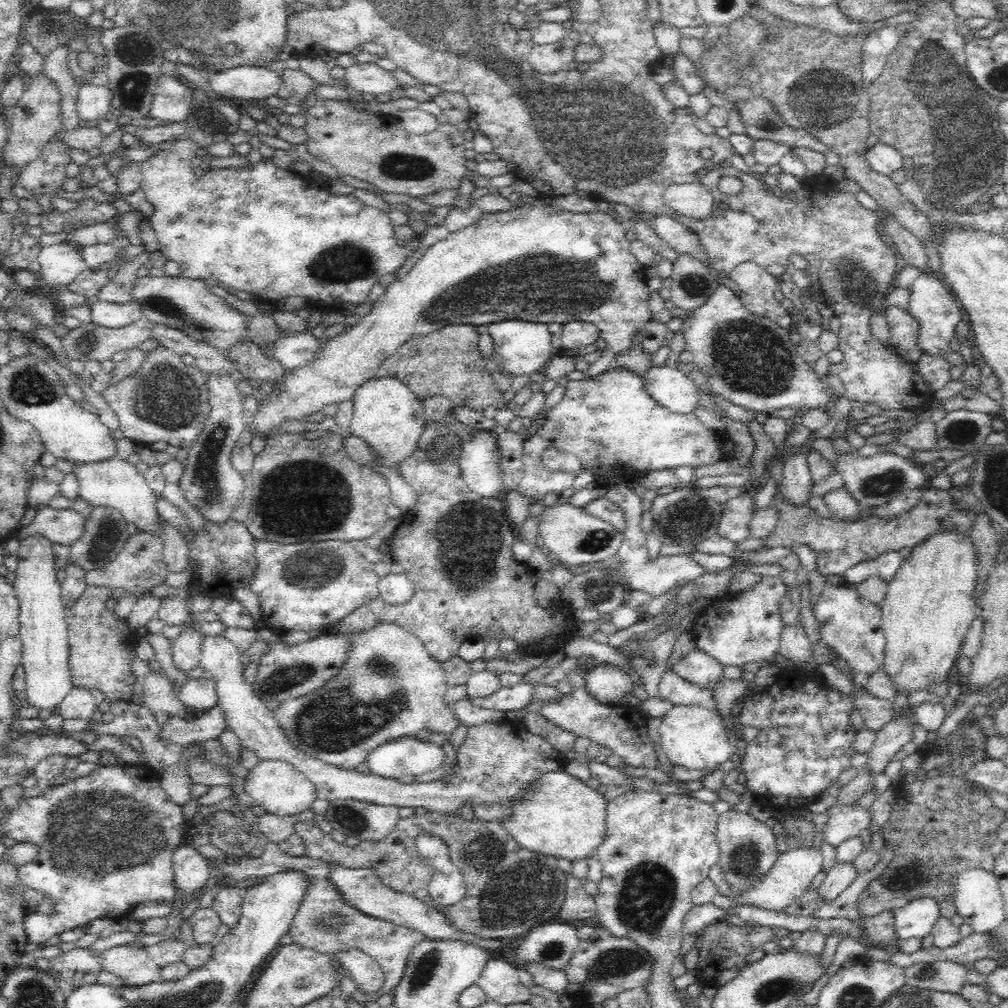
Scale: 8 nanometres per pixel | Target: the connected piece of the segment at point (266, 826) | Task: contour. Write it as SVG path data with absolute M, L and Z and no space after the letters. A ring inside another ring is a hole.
M312 809L294 816L276 816L266 812L259 812L259 830L269 843L280 846L286 839L295 833L295 826L299 822L310 822L313 820Z

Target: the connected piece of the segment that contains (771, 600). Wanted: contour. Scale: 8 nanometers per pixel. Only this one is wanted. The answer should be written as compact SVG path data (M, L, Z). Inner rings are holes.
M765 577L761 583L753 588L745 590L740 595L729 597L729 599L719 599L718 602L706 601L698 611L694 625L688 631L692 641L696 644L696 649L706 652L723 666L734 666L741 668L746 663L756 662L760 667L766 666L772 658L776 657L782 630L785 628L779 612L779 603L786 596L785 592L788 584L782 582L780 578Z

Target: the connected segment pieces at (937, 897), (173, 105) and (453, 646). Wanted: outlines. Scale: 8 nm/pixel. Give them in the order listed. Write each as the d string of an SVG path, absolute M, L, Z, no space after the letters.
M969 717L959 724L959 727L948 738L947 742L942 741L938 745L927 746L923 750L924 760L921 774L929 773L933 770L942 770L944 776L936 776L929 781L920 781L910 775L905 775L905 781L897 791L897 799L892 807L892 812L888 822L881 827L882 838L887 844L895 846L895 857L890 866L880 876L874 880L858 896L856 911L858 916L873 917L884 910L897 911L906 906L909 902L921 898L931 898L938 903L942 917L952 919L957 914L955 907L955 888L958 875L970 869L984 869L993 872L996 857L1002 852L1004 841L999 839L997 832L1000 823L1006 821L1006 810L999 809L994 805L990 796L976 791L965 797L960 797L962 790L971 790L973 784L964 783L964 774L968 772L977 762L987 758L985 754L986 741L978 729L977 721Z
M161 74L146 118L170 124L187 121L194 102L192 94L191 85Z
M444 425L441 429L426 429L421 432L419 436L418 444L416 445L416 450L398 464L398 469L400 474L404 477L404 480L413 488L413 491L417 494L417 503L411 511L408 511L400 519L400 524L396 531L392 534L392 538L389 539L389 560L400 563L404 567L405 572L409 576L411 583L414 586L414 595L410 600L403 604L390 605L382 602L379 598L372 600L369 604L358 608L355 612L352 612L349 616L346 616L343 620L338 620L328 624L326 627L320 629L322 634L329 633L346 633L347 636L350 634L356 634L356 632L370 632L383 624L396 624L399 628L402 628L405 632L416 636L417 640L424 646L424 649L430 654L431 658L434 658L440 664L446 663L446 660L452 660L454 656L459 656L460 648L462 644L471 643L472 640L482 640L488 643L489 638L496 639L500 641L504 639L512 639L518 643L518 649L520 651L532 652L534 655L544 656L545 658L554 655L561 650L564 650L564 646L572 640L577 634L577 625L582 623L575 616L575 610L567 602L556 599L549 608L542 608L540 602L534 597L534 587L536 586L537 576L530 569L526 563L520 562L515 559L513 555L512 545L517 541L519 535L515 531L512 524L507 519L506 515L506 505L503 498L493 498L487 500L485 498L479 497L476 493L473 493L460 474L460 467L458 466L458 450L460 450L460 440L454 440L453 434L449 432L449 426Z

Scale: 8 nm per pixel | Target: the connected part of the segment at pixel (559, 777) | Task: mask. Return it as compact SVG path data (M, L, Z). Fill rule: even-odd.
M563 769L532 780L510 802L512 812L500 820L506 832L530 852L568 860L586 859L604 840L607 801L592 783L579 781Z

